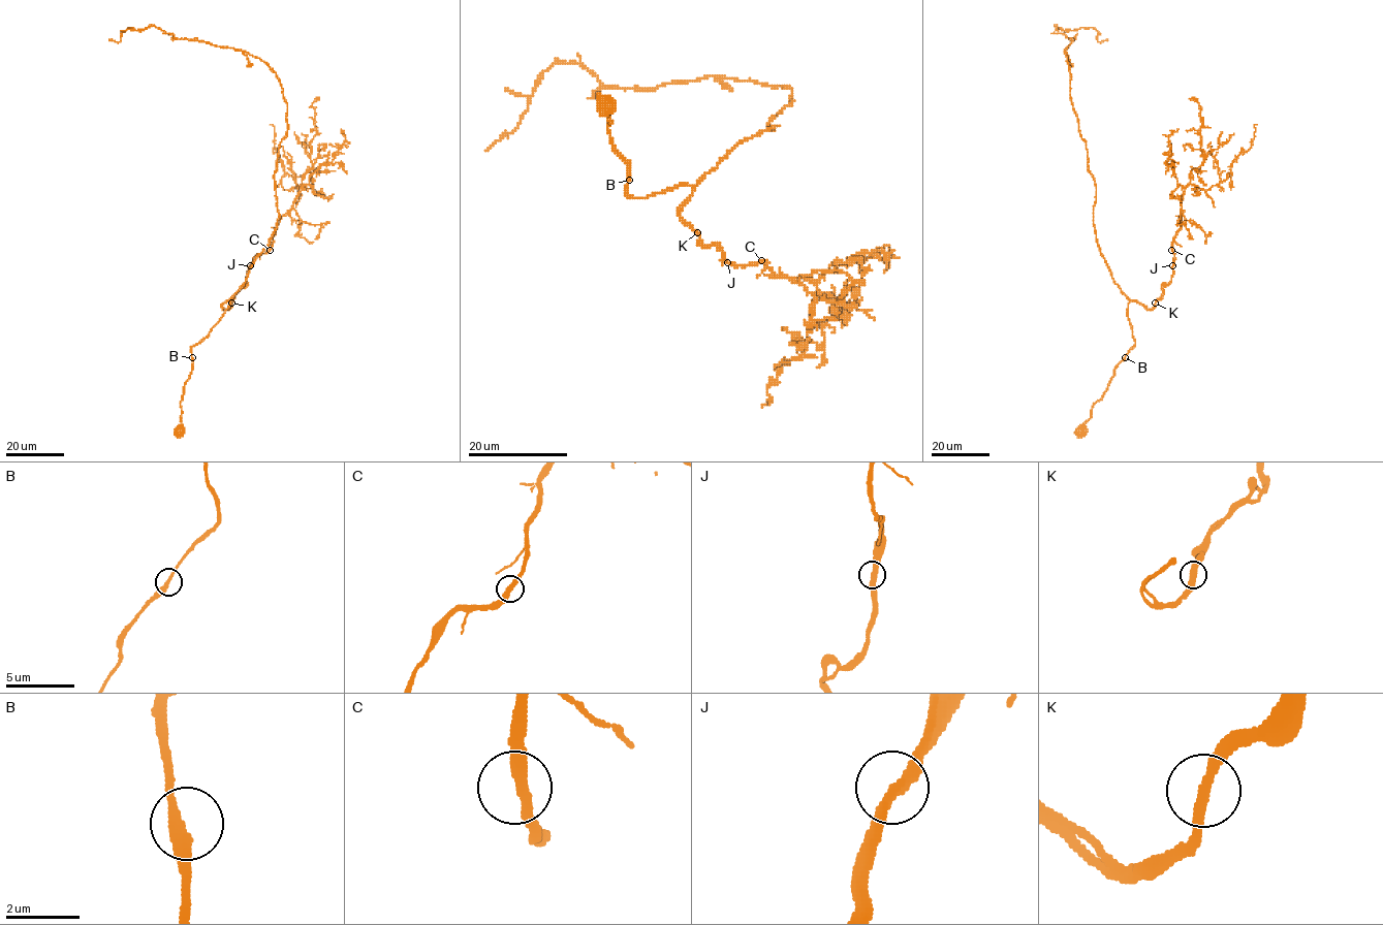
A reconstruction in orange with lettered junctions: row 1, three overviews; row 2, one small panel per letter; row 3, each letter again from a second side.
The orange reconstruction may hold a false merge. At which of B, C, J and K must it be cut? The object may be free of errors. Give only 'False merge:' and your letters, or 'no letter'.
False merge: no letter

